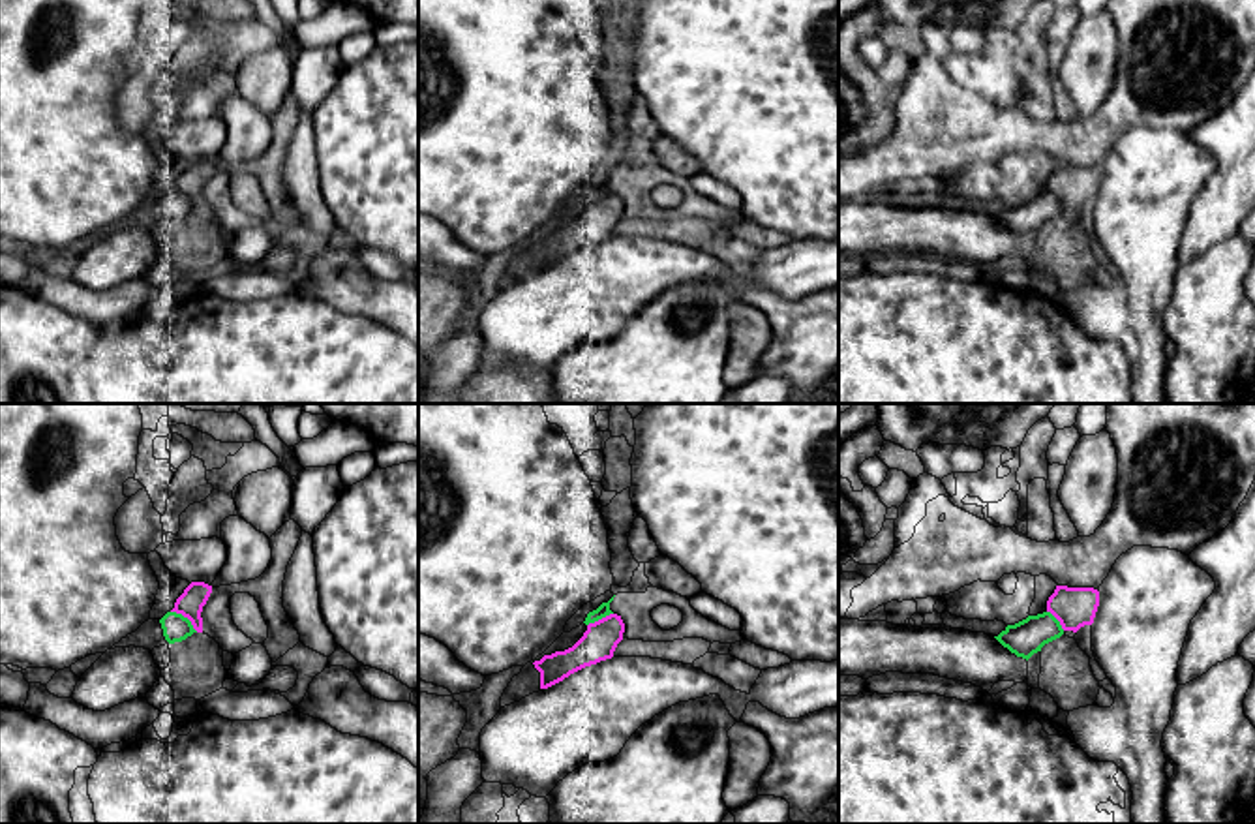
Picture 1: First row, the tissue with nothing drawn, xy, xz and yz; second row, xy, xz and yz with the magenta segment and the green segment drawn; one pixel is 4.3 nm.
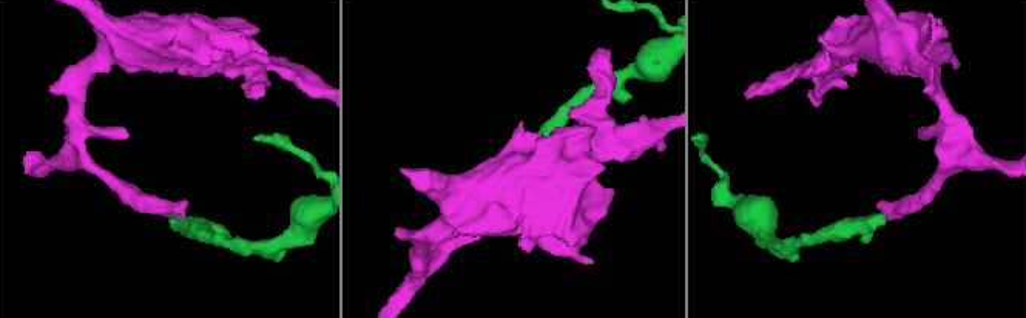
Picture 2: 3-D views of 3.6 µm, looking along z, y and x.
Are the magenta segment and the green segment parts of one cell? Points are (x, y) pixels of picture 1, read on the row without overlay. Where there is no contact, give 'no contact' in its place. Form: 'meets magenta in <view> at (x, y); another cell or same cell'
meets magenta in xy at (186, 196); another cell

